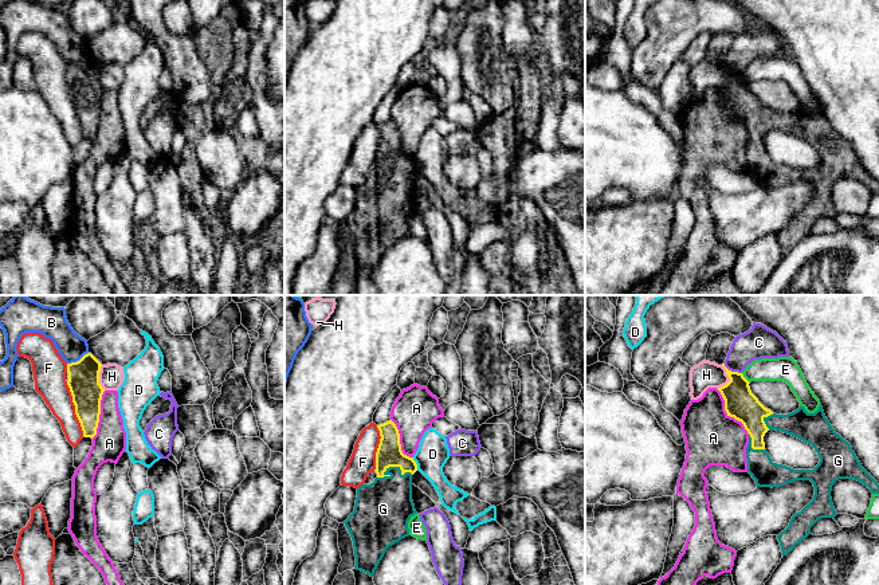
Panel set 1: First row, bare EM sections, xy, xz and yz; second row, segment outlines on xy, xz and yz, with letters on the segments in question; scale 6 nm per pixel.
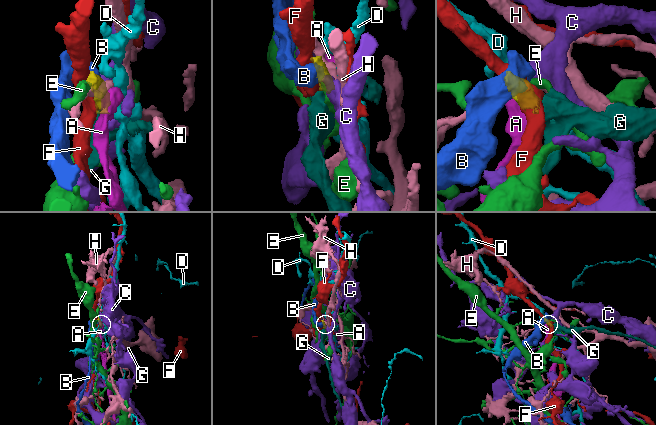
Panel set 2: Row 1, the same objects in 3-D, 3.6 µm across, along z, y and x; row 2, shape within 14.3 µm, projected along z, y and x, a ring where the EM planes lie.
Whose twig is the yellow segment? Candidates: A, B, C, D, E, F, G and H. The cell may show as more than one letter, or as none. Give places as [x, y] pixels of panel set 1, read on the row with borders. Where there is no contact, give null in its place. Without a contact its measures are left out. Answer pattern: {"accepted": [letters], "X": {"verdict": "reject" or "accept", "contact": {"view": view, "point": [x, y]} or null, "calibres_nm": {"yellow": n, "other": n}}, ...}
{"accepted": ["G"], "A": {"verdict": "reject", "contact": {"view": "yz", "point": [728, 413]}, "calibres_nm": {"yellow": 190, "other": 320}}, "B": {"verdict": "reject", "contact": {"view": "xy", "point": [77, 361]}, "calibres_nm": {"yellow": 190, "other": 170}}, "C": {"verdict": "reject", "contact": {"view": "yz", "point": [730, 370]}, "calibres_nm": {"yellow": 190, "other": 190}}, "D": {"verdict": "reject", "contact": {"view": "xz", "point": [415, 463]}, "calibres_nm": {"yellow": 150, "other": 190}}, "E": {"verdict": "reject", "contact": {"view": "yz", "point": [745, 379]}, "calibres_nm": {"yellow": 190, "other": 150}}, "F": {"verdict": "reject", "contact": {"view": "xy", "point": [75, 408]}, "calibres_nm": {"yellow": 190, "other": 190}}, "G": {"verdict": "accept", "contact": {"view": "xz", "point": [393, 466]}, "calibres_nm": {"yellow": 150, "other": 320}}, "H": {"verdict": "reject", "contact": {"view": "yz", "point": [729, 377]}, "calibres_nm": {"yellow": 190, "other": 160}}}

